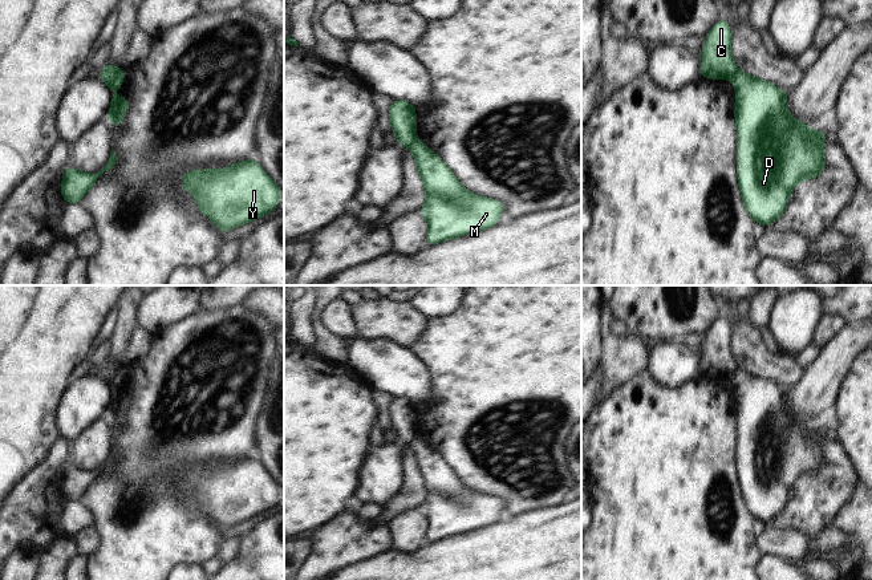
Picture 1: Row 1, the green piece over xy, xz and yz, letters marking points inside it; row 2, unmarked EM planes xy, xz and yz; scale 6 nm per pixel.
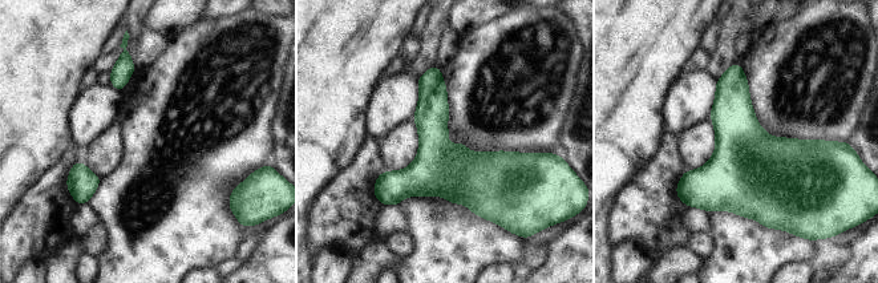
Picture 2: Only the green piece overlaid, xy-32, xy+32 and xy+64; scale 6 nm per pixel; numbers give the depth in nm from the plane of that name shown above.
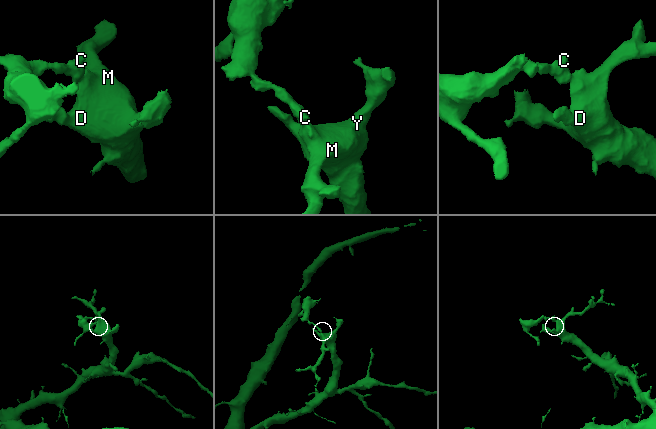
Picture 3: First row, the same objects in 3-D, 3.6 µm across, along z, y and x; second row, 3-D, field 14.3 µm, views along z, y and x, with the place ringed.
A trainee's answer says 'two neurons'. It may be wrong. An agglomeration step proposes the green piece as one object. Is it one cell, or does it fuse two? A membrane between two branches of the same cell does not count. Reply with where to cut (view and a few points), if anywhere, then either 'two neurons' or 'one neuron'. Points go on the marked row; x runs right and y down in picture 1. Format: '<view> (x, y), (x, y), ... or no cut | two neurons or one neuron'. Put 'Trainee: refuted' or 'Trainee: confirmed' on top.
Trainee: confirmed
xy (120, 68), (109, 86) | two neurons

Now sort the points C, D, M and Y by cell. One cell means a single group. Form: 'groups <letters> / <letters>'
groups C / D M Y

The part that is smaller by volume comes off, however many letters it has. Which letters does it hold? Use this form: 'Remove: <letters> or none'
Remove: C

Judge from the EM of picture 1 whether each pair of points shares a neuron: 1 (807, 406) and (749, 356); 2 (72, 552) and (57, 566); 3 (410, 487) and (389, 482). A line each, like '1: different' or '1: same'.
1: different
2: same
3: different

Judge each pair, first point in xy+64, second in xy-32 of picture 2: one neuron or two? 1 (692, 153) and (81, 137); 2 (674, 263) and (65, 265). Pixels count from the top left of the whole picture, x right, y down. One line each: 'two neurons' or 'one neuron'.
1: two neurons
2: one neuron

